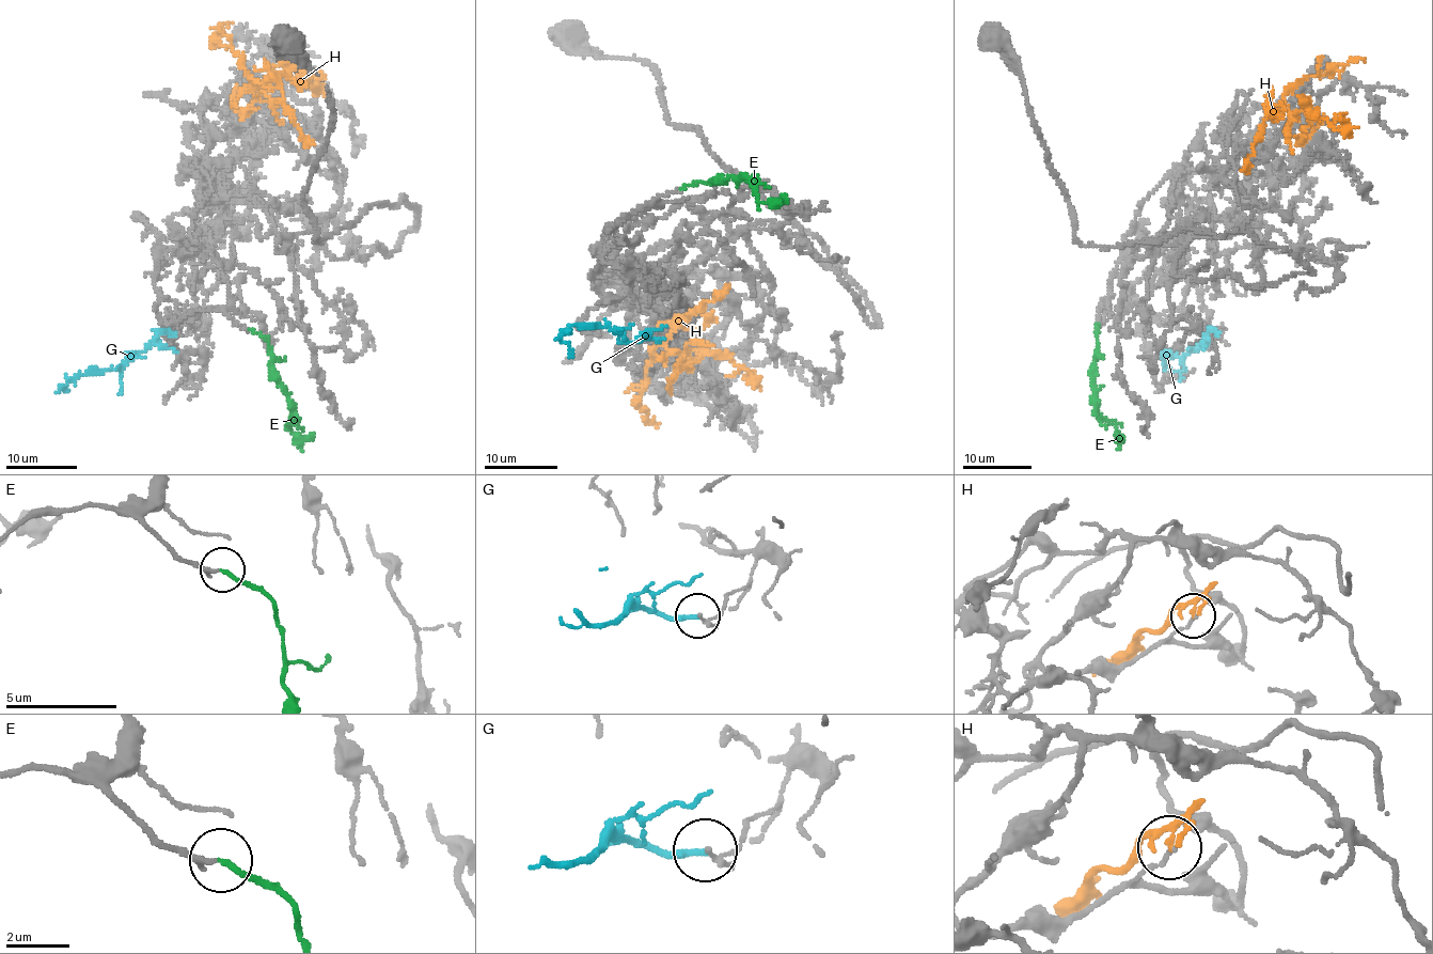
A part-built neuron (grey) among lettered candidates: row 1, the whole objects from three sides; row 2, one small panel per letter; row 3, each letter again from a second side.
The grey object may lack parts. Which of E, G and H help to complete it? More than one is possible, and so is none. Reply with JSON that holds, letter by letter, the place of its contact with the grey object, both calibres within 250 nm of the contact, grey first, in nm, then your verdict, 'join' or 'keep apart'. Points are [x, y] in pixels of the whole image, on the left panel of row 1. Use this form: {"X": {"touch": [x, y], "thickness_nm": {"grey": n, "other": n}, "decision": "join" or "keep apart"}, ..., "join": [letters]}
{"E": {"touch": [251, 329], "thickness_nm": {"grey": 160, "other": 160}, "decision": "join"}, "G": {"touch": [174, 334], "thickness_nm": {"grey": 120, "other": 200}, "decision": "keep apart"}, "H": {"touch": [303, 139], "thickness_nm": {"grey": 130, "other": 130}, "decision": "keep apart"}, "join": ["E"]}

